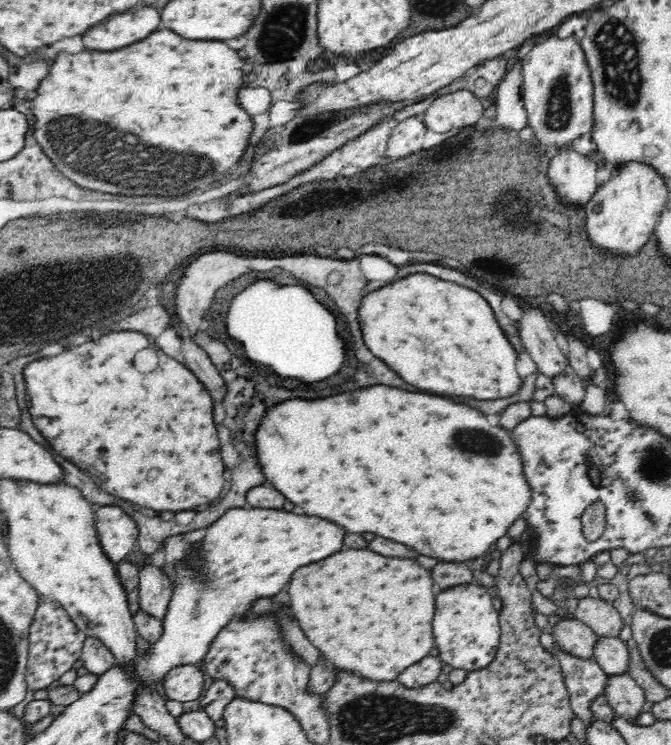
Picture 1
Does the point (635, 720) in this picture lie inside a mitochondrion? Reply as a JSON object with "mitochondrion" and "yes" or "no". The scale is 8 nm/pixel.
{"mitochondrion":"no"}

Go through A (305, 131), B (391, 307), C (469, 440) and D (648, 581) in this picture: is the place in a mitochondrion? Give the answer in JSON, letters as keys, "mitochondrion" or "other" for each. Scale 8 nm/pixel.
{"A":"mitochondrion","B":"other","C":"mitochondrion","D":"other"}

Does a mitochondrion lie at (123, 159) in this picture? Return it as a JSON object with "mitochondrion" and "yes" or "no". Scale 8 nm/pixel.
{"mitochondrion":"yes"}

